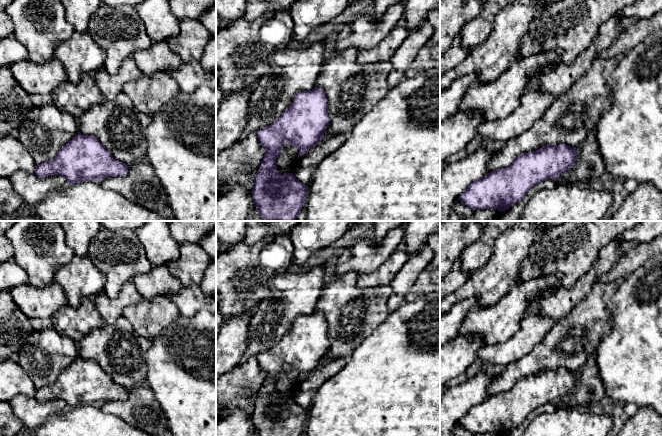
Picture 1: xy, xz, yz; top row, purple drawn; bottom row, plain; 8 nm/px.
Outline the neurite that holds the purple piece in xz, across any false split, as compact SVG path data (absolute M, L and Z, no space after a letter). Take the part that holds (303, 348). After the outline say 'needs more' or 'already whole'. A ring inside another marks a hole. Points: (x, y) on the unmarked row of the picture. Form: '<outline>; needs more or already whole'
M314 312L297 317L290 331L273 348L256 356L265 372L252 413L257 436L301 435L308 419L308 410L299 406L293 397L281 399L275 384L285 365L299 374L299 383L324 363L329 345L325 316Z; already whole

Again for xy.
M80 356L59 374L52 385L36 389L35 394L35 398L39 401L61 399L70 408L85 405L100 406L105 402L125 401L127 397L128 390L114 383L96 361L86 360Z; already whole

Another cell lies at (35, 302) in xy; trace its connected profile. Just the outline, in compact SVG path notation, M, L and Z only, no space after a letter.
M55 281L41 287L29 283L17 285L9 292L13 302L30 319L51 318L68 304L64 290Z

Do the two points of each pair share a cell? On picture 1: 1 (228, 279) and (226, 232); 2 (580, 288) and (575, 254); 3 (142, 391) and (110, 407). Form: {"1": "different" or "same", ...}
{"1": "different", "2": "different", "3": "same"}

